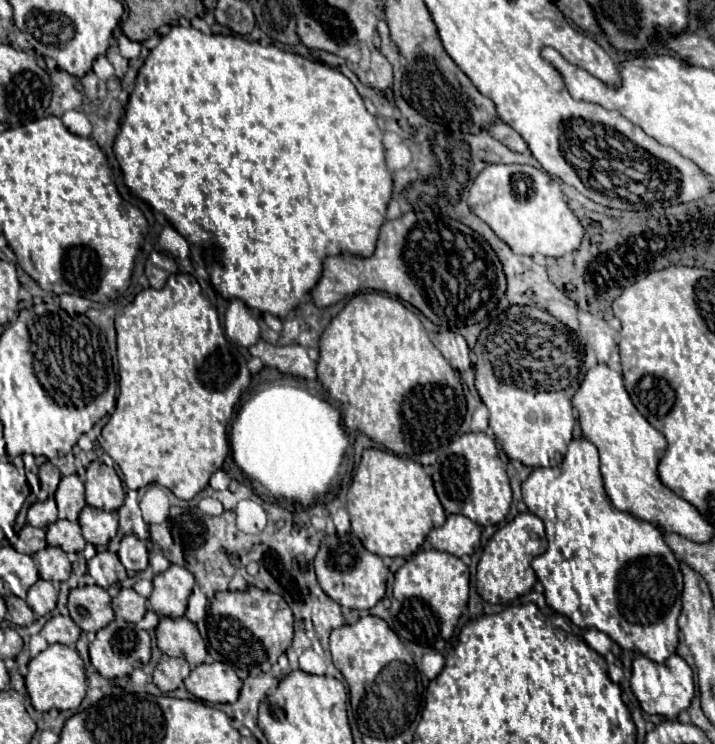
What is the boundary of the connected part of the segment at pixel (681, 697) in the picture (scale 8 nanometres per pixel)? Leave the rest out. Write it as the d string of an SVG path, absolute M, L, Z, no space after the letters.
M672 654L664 664L656 664L646 656L638 656L632 662L630 686L646 714L658 714L668 720L676 720L682 710L688 710L694 698L694 674L692 668L678 656Z

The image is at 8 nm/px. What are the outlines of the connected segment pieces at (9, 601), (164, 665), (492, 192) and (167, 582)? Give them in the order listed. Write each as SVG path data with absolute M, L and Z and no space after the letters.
M10 596L6 598L6 606L8 606L8 614L10 620L18 626L30 626L34 622L34 612L28 608L28 604L18 598L18 596Z
M162 656L162 660L158 662L158 666L154 668L154 684L162 690L162 692L170 692L176 690L184 678L190 674L190 666L184 658L170 658L170 656Z
M488 164L474 180L468 206L500 240L524 256L564 256L580 248L584 226L564 200L560 184L544 170L524 164Z
M170 566L154 578L152 610L158 616L180 618L186 612L188 598L194 588L194 576L182 566Z

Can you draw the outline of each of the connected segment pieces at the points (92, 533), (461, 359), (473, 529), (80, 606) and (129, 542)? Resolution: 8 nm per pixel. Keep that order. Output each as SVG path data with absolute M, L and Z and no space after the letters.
M92 506L82 508L78 522L82 526L82 536L86 538L86 542L94 546L106 546L118 530L118 518L114 514L96 510Z
M442 330L438 334L432 334L432 342L442 352L442 356L450 362L450 366L454 370L458 370L460 374L472 368L470 348L460 334L450 332L450 330Z
M450 514L444 526L434 528L428 534L428 540L436 550L442 550L460 558L464 554L474 554L474 550L478 550L480 528L462 514Z
M84 586L76 588L68 596L70 618L84 632L98 632L106 624L114 620L110 594L100 586Z
M130 534L130 536L122 538L118 558L124 564L124 568L128 570L128 576L136 576L138 572L146 570L146 566L148 566L148 548L134 534Z

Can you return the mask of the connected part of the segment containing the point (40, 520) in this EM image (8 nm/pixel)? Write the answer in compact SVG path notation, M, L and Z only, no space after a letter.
M55 494L54 497L45 501L36 501L27 512L27 523L36 528L48 528L58 520L58 508L56 508Z

